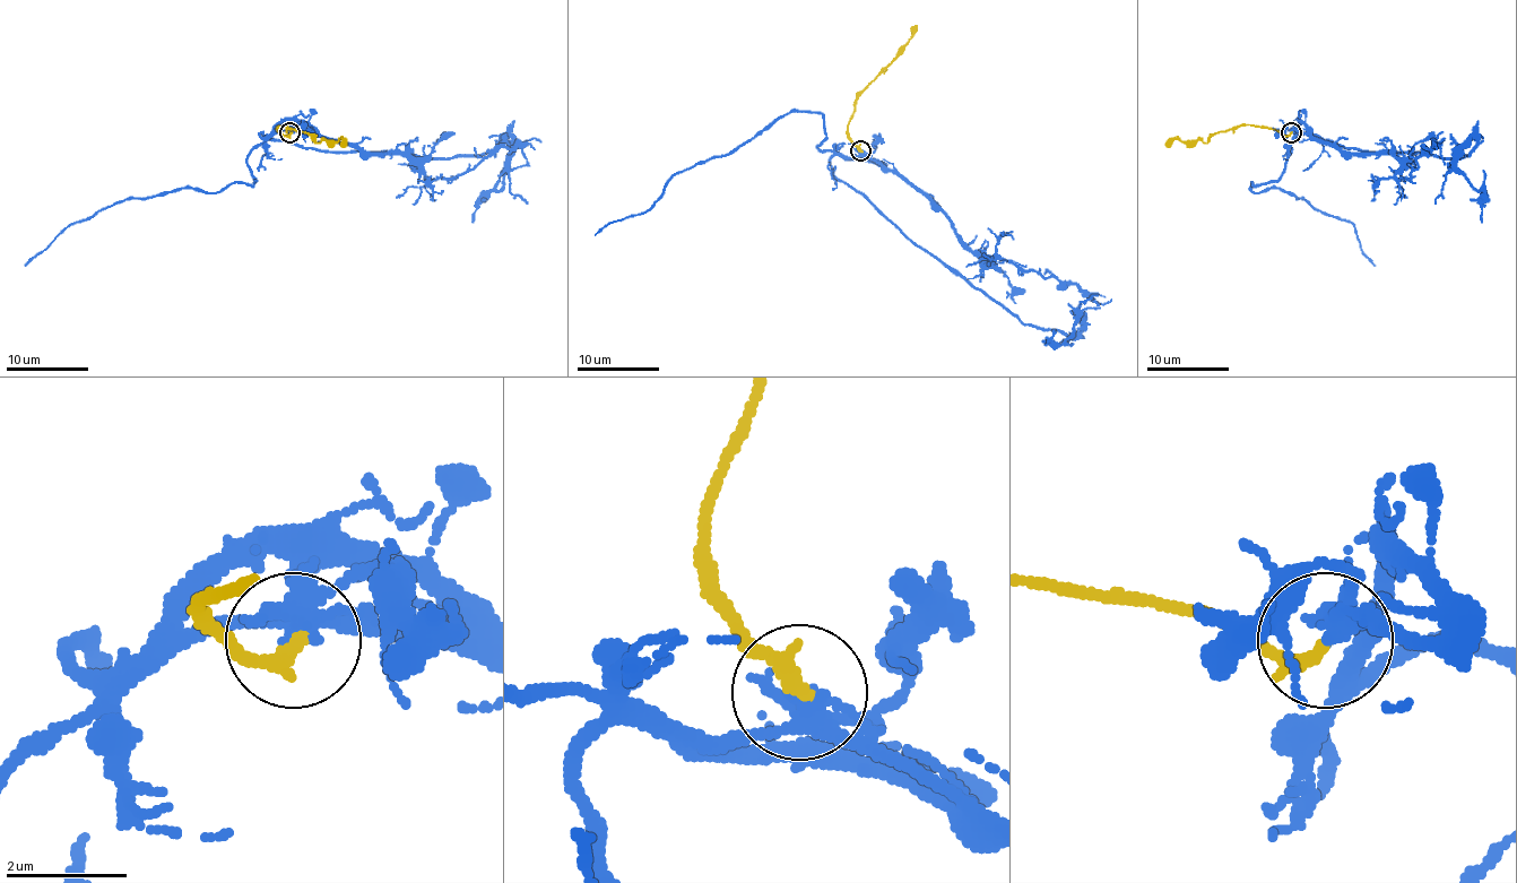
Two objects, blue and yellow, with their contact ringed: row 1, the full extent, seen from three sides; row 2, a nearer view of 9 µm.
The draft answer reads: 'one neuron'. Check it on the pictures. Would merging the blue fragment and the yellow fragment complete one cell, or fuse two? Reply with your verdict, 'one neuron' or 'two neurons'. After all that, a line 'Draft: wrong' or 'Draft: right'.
one neuron
Draft: right

